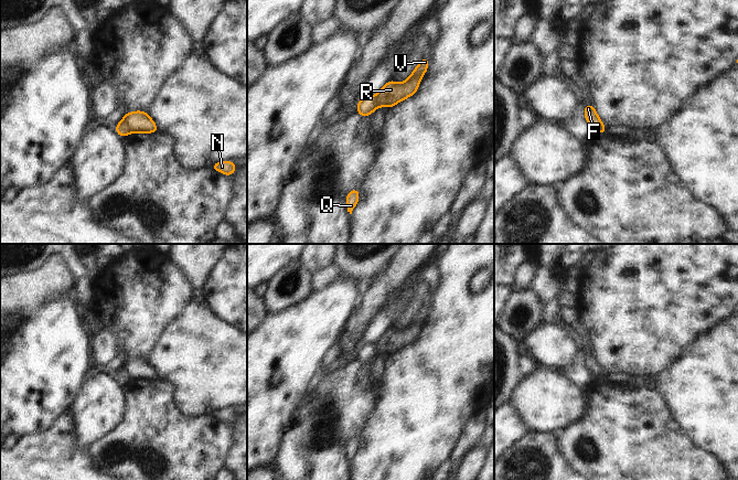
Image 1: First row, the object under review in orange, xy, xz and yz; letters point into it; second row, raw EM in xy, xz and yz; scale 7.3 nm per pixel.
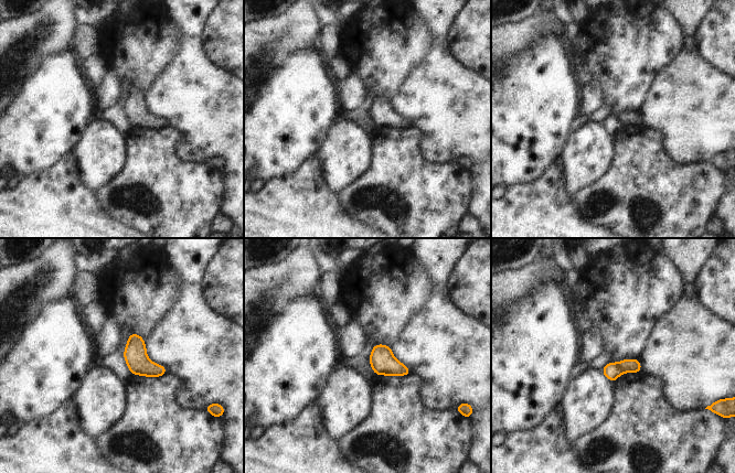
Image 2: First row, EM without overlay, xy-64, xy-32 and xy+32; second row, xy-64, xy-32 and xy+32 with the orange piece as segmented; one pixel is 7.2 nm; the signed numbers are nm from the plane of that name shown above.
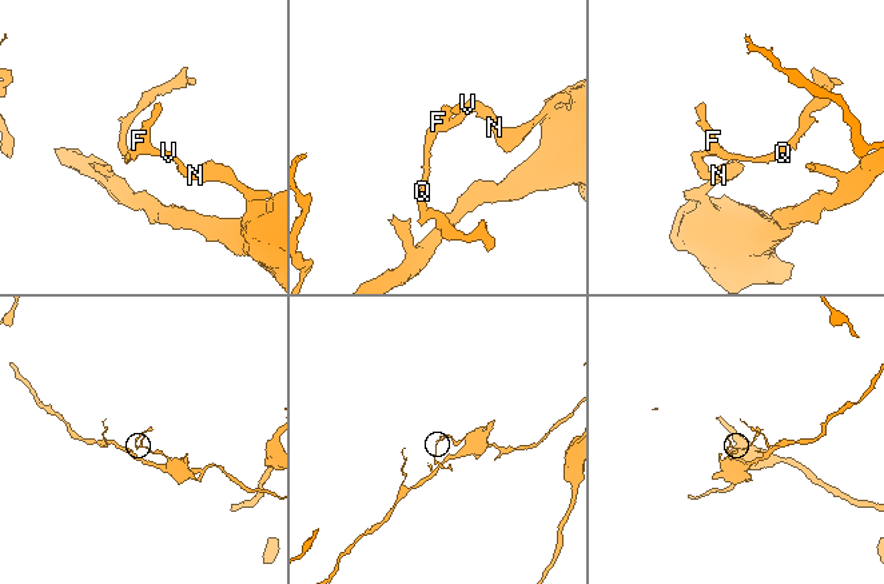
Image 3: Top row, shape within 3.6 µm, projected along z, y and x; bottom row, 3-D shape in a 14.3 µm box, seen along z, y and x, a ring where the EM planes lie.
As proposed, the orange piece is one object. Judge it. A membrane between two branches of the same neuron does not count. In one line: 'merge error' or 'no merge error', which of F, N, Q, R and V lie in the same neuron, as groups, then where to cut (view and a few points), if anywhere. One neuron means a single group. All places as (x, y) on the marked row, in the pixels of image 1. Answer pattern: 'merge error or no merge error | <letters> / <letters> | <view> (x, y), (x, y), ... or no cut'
merge error | F N R V / Q | xy (122, 119), (129, 130)

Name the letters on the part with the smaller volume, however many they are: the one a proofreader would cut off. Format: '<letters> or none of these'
Q

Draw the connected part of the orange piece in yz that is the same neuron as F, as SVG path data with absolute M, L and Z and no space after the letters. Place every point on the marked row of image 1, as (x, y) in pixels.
M589 104L585 105L585 118L593 131L598 131L600 128L606 128L597 115L595 108Z

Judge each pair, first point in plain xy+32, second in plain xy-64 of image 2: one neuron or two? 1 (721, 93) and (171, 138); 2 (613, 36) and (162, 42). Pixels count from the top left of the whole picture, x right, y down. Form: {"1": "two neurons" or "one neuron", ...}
{"1": "two neurons", "2": "one neuron"}

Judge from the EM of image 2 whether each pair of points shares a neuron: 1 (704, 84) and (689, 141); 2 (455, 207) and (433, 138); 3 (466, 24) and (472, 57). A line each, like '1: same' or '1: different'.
1: same
2: different
3: same

